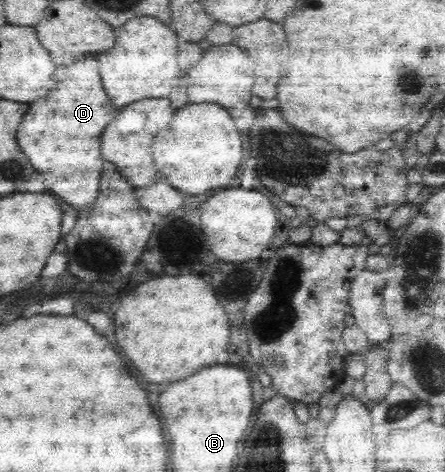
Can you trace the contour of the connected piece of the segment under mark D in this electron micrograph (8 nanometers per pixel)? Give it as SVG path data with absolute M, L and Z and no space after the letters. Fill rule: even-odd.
M85 58L69 66L59 66L55 74L59 80L57 80L57 88L51 92L53 96L49 94L47 98L39 98L31 104L31 110L25 114L19 126L17 140L19 140L21 150L29 156L31 164L39 172L43 172L47 188L51 192L55 192L57 196L61 196L65 202L73 206L87 206L95 202L99 194L99 178L103 170L103 156L99 150L99 140L101 140L103 130L111 122L111 118L117 114L117 108L111 104L111 100L107 100L107 94L103 92L103 86L99 80L99 64L95 58Z

